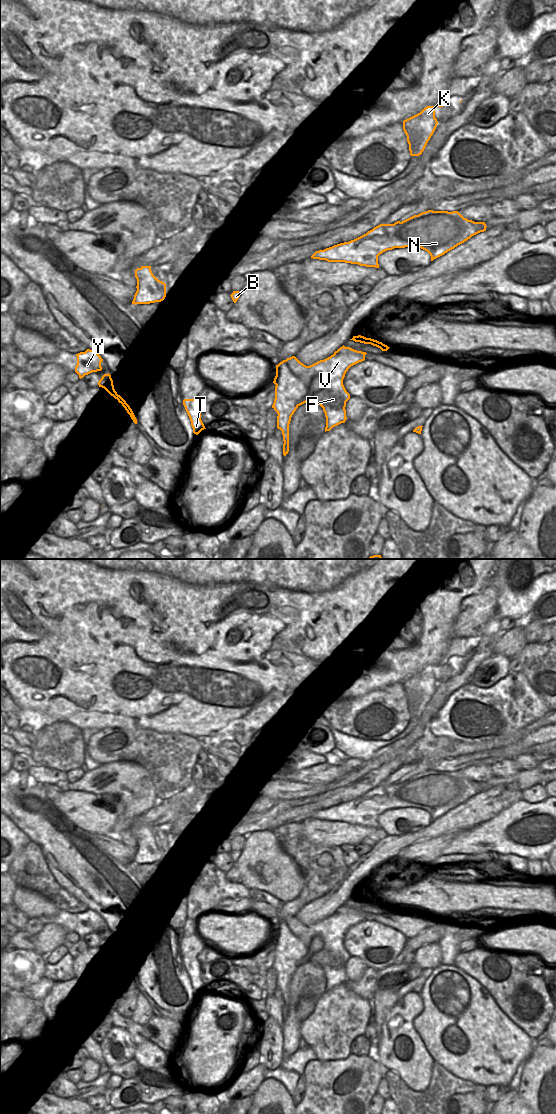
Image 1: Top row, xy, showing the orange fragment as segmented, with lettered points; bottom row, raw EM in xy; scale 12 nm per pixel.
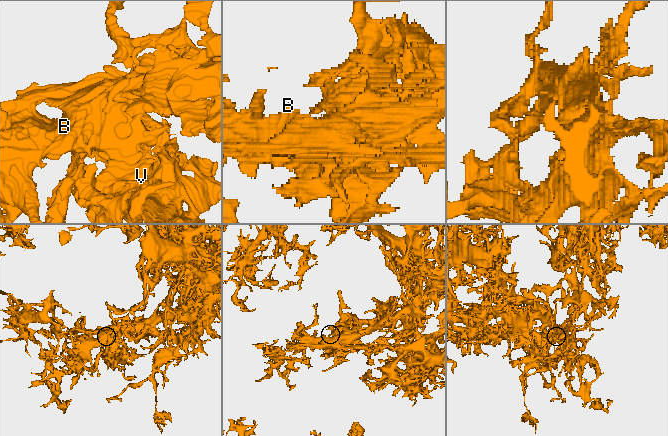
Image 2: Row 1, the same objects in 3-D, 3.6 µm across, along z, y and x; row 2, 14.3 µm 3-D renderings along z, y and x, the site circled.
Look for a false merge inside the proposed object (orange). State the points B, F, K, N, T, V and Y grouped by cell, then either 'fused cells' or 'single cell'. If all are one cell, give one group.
B K N T V Y / F; fused cells

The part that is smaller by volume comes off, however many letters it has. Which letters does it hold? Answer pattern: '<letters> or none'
F

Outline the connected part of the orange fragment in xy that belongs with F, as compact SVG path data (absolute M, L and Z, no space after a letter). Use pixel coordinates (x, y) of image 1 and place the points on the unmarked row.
M320 935L312 938L309 945L309 962L316 963L321 967L330 966L336 971L340 971L343 959L339 954L329 951L325 946L325 941Z

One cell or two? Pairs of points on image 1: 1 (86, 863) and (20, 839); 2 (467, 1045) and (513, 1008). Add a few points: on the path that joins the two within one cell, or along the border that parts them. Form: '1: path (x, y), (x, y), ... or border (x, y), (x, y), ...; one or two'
1: border (14, 824), (31, 841); two
2: border (490, 995), (496, 1005), (522, 1029); two

